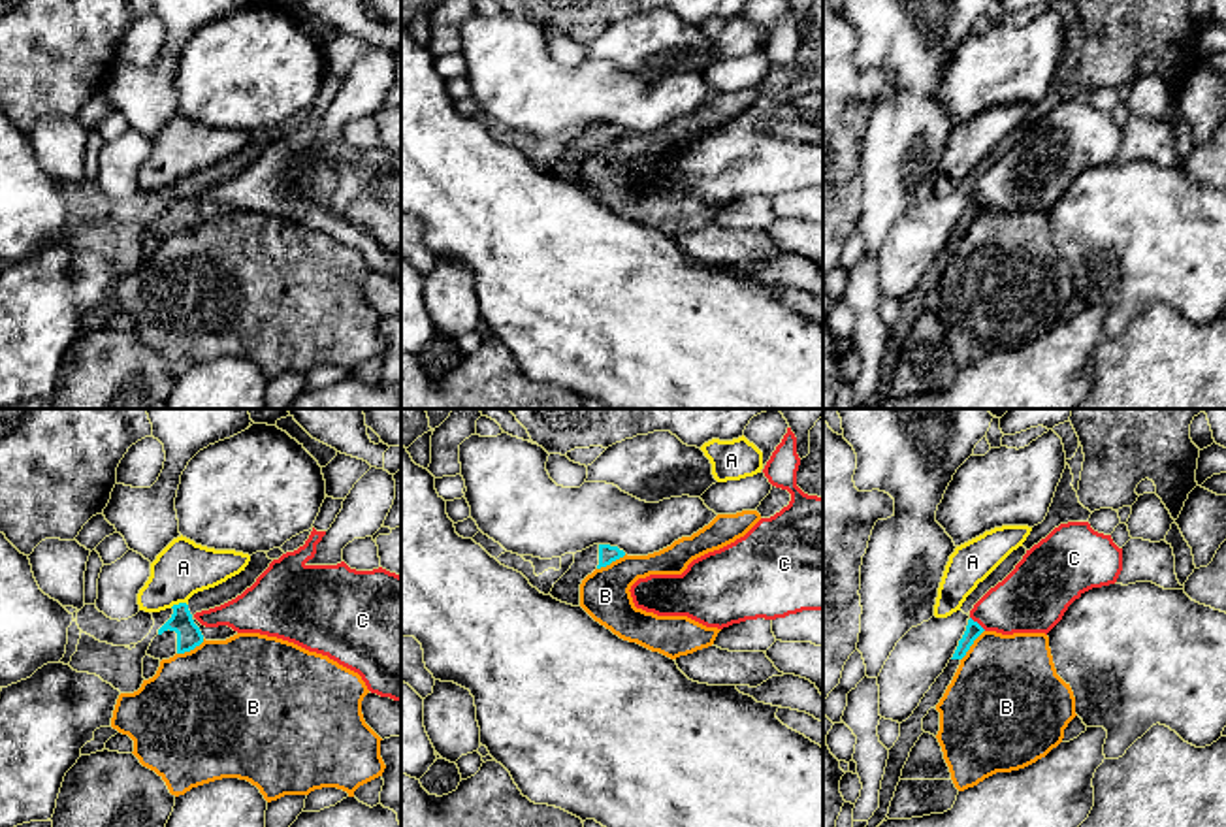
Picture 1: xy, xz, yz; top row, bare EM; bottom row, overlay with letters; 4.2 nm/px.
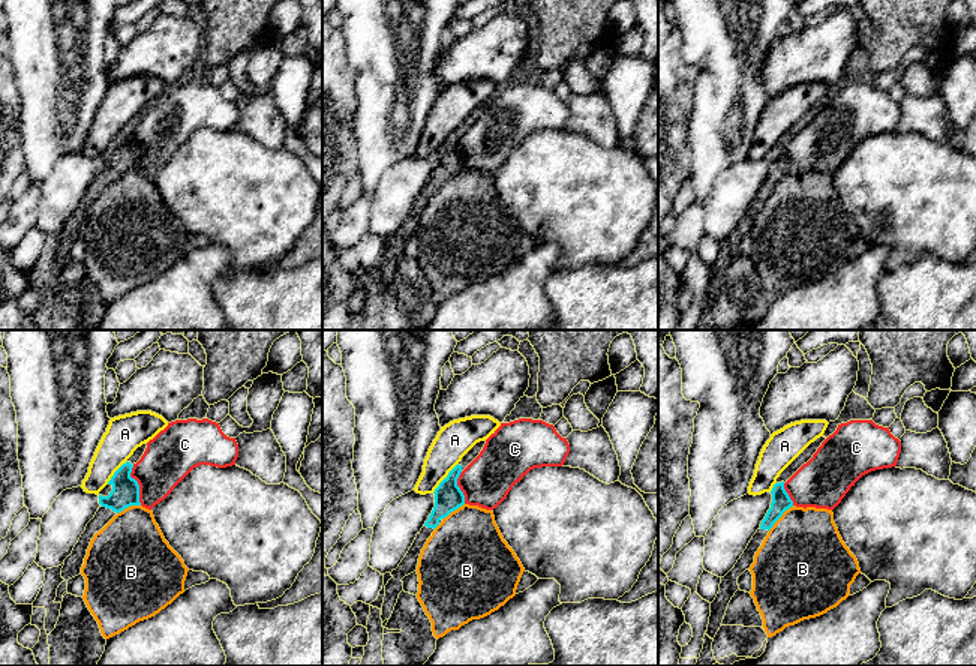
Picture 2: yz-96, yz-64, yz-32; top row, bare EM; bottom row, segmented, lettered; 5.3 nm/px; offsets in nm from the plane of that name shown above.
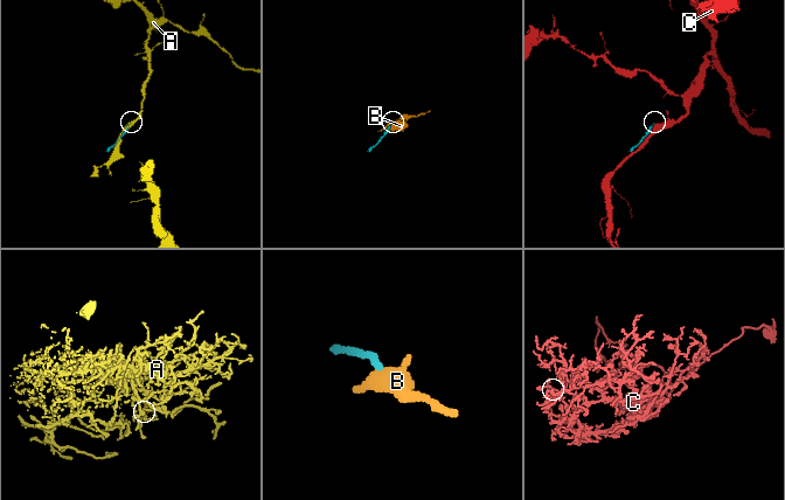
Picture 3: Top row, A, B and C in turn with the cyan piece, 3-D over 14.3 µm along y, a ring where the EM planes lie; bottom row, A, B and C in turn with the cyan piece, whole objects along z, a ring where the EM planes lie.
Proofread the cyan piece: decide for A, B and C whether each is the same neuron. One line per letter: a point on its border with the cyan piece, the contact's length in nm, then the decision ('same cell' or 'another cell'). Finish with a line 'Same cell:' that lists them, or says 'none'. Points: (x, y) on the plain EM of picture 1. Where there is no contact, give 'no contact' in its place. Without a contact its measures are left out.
A: xy (179, 181) | 80 nm | another cell
B: yz (972, 221) | 170 nm | another cell
C: yz (976, 200) | 90 nm | another cell
Same cell: none

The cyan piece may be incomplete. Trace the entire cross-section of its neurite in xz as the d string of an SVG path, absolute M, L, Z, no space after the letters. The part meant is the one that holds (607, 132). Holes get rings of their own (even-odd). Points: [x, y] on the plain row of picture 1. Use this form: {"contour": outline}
{"contour": "M593 122L574 132L571 147L554 162L550 173L561 181L580 185L580 162L595 147L623 136L625 130L610 122Z"}

